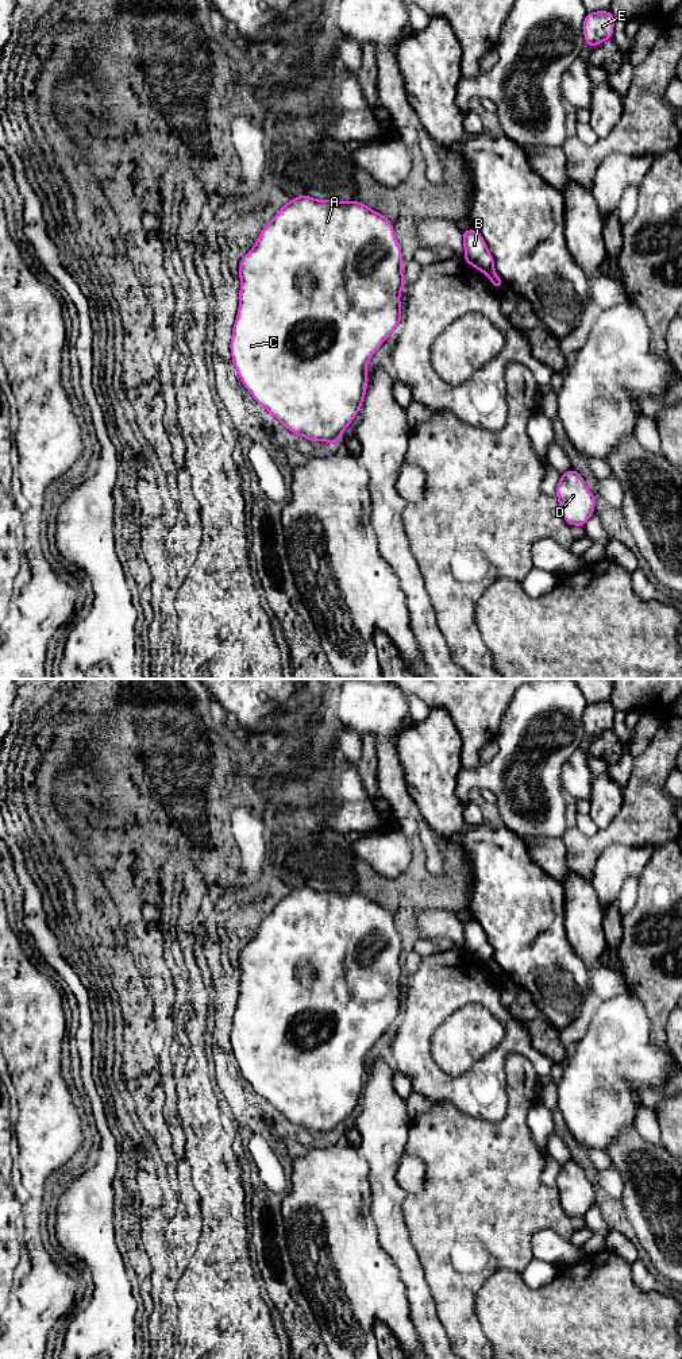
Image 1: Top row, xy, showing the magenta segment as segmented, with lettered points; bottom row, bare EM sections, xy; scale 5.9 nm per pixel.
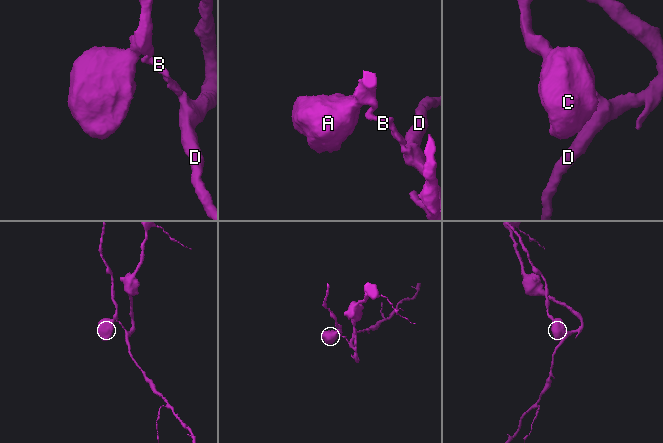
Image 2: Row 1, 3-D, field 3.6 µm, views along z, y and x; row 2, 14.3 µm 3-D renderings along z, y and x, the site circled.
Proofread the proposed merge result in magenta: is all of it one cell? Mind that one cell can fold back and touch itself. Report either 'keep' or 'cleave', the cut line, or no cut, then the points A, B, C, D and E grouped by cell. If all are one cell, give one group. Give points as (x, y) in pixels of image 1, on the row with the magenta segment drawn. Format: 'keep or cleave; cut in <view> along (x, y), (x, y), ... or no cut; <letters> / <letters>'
cleave; cut in xy along (493, 269), (485, 273); A B C / D E

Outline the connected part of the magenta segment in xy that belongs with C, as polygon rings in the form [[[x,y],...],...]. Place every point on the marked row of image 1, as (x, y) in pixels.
[[[304,194],[288,201],[277,212],[273,220],[261,231],[255,246],[242,258],[239,265],[239,309],[230,343],[232,364],[253,398],[288,431],[311,441],[339,443],[343,431],[359,413],[367,390],[367,362],[402,318],[400,293],[405,287],[405,282],[401,259],[402,251],[394,236],[394,228],[385,216],[361,201],[321,201]]]

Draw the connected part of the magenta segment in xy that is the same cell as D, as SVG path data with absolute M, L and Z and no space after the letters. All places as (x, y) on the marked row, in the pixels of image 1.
M570 468L560 475L555 495L563 520L574 526L585 526L594 513L596 495L585 484L583 476Z

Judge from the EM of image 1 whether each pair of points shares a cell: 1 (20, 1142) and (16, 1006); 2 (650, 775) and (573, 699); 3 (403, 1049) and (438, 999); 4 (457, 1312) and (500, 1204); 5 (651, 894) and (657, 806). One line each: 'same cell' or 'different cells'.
1: same cell
2: different cells
3: same cell
4: same cell
5: different cells

